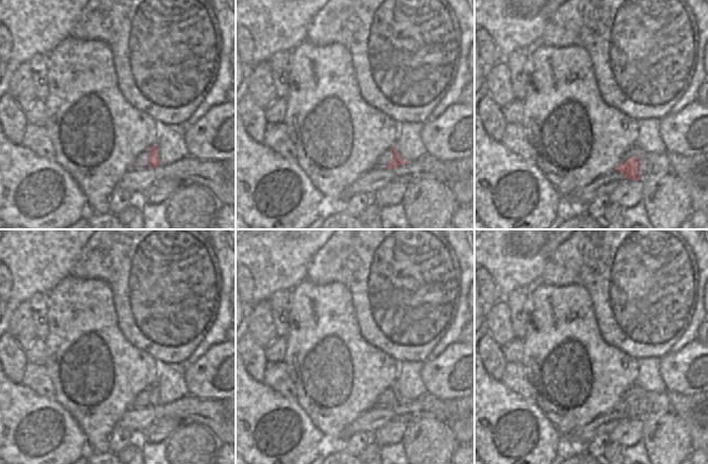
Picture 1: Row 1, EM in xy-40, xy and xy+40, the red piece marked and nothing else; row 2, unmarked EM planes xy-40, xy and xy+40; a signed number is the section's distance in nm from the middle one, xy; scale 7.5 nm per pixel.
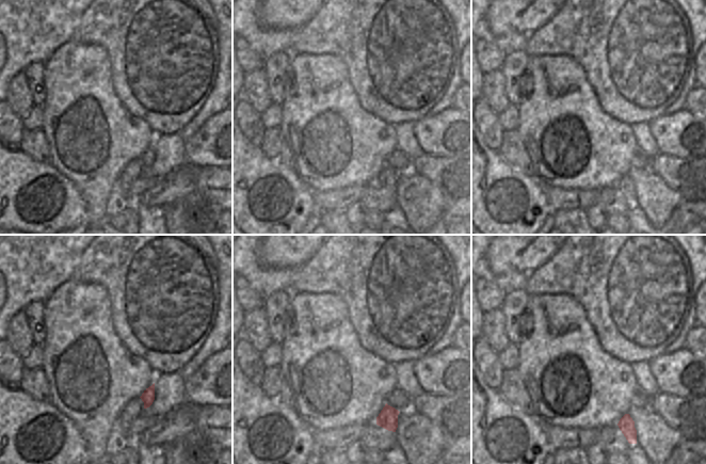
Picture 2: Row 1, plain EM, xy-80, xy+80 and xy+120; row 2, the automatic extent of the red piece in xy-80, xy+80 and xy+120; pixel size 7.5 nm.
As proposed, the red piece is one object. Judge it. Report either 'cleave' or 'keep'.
keep

